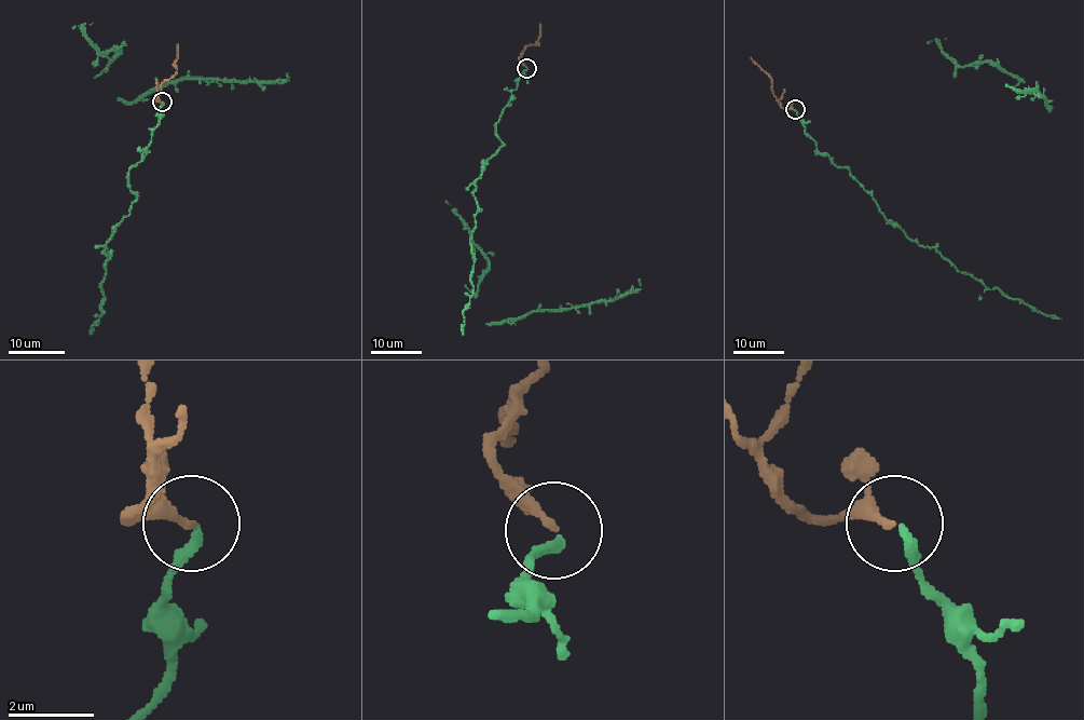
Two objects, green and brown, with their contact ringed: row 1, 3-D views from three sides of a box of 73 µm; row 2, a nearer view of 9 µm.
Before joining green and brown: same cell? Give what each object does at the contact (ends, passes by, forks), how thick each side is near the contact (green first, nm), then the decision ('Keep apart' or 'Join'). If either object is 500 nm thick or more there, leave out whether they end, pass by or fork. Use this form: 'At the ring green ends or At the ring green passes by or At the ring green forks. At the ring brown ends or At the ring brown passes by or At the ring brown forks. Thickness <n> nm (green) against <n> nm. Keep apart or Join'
At the ring green ends. At the ring brown ends. Thickness 240 nm (green) against 220 nm. Join

